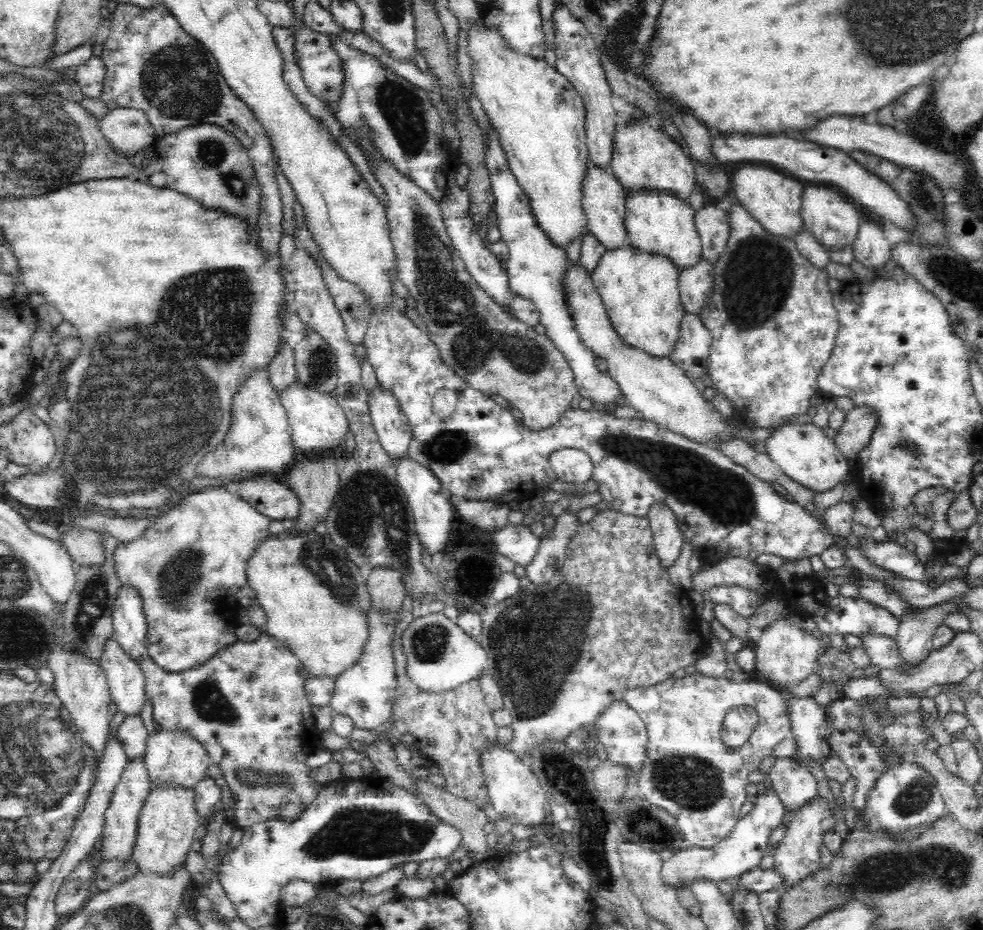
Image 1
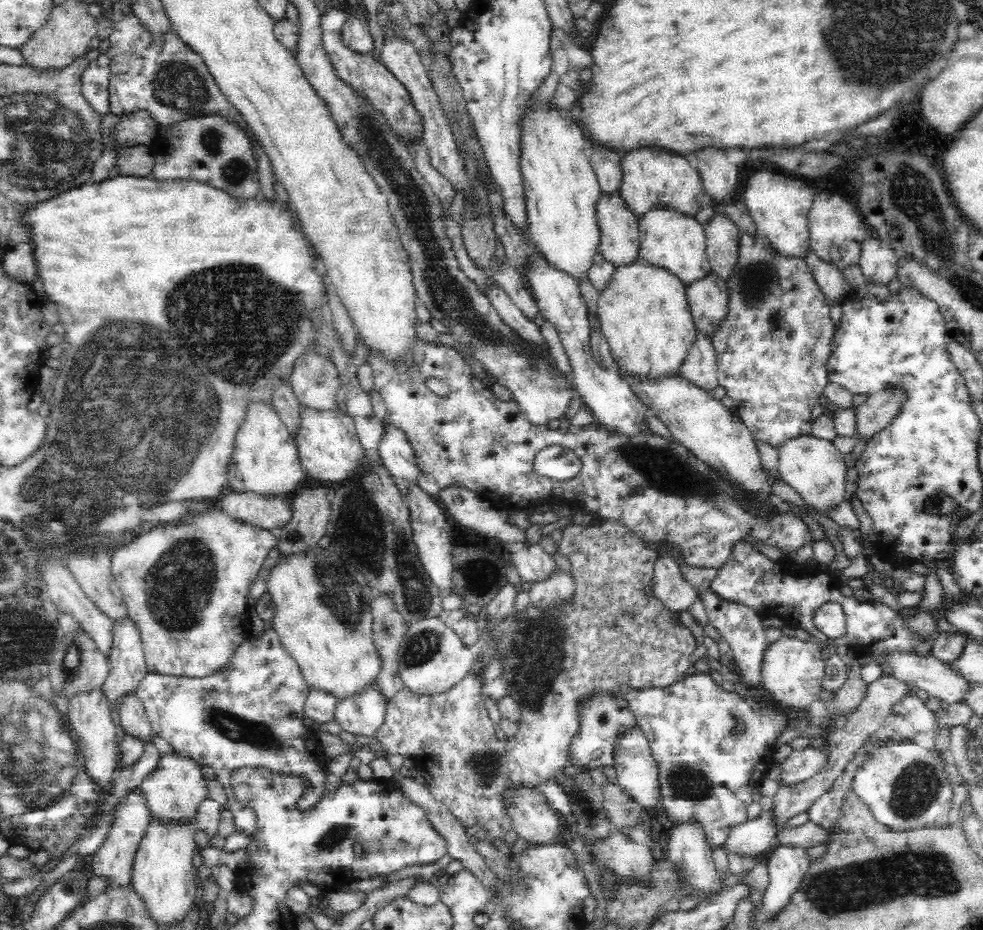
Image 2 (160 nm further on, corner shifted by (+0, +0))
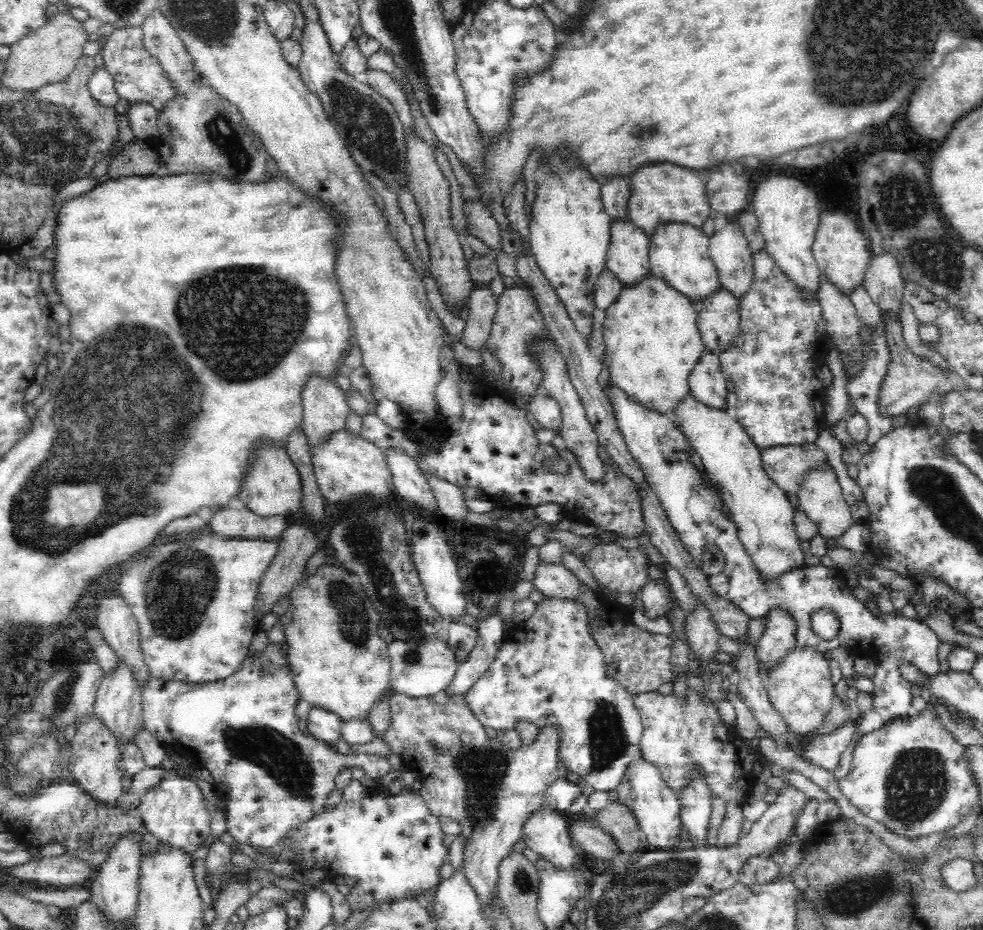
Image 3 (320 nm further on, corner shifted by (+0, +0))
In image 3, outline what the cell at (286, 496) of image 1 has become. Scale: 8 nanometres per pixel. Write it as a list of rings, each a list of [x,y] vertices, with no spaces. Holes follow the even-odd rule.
[[[239,503],[223,506],[211,516],[209,527],[224,536],[264,539],[279,539],[288,526],[288,516],[273,514],[262,516],[250,507]]]

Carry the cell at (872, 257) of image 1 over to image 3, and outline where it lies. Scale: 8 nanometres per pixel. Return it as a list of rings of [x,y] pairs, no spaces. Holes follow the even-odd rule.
[[[872,253],[863,286],[882,312],[899,317],[904,302],[904,281],[901,268],[892,254]]]

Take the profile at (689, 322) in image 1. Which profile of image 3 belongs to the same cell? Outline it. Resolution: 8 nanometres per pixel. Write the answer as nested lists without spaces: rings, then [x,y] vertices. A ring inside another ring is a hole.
[[[706,349],[702,352],[688,375],[688,384],[689,392],[698,401],[717,410],[727,410],[726,379],[720,368],[719,356],[714,352]]]

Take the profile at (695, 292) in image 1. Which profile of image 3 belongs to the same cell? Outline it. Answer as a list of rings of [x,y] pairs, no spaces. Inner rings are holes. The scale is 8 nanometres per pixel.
[[[720,287],[716,292],[694,302],[694,307],[705,349],[719,356],[720,352],[732,342],[740,325],[737,297],[726,288]]]

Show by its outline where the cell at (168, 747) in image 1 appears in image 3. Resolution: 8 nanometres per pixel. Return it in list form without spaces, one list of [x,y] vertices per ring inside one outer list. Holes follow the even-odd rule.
[[[166,770],[160,784],[152,786],[141,798],[138,808],[144,830],[160,843],[168,842],[190,855],[206,845],[211,835],[211,818],[206,809],[206,800],[194,781],[180,776],[176,770]]]

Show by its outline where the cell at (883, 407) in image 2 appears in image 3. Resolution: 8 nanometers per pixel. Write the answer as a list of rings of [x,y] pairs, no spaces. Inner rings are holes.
[[[881,312],[881,318],[884,323],[884,336],[890,354],[890,363],[888,363],[886,376],[879,388],[877,406],[880,417],[891,419],[903,414],[908,415],[914,408],[920,406],[934,390],[947,386],[940,367],[914,355],[907,347],[902,336],[900,318],[893,314],[889,316],[885,312]]]

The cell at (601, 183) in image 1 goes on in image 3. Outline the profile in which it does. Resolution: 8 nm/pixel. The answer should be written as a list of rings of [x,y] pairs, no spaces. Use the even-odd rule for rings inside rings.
[[[628,217],[611,218],[610,242],[605,267],[630,286],[651,274],[649,268],[649,236]]]

